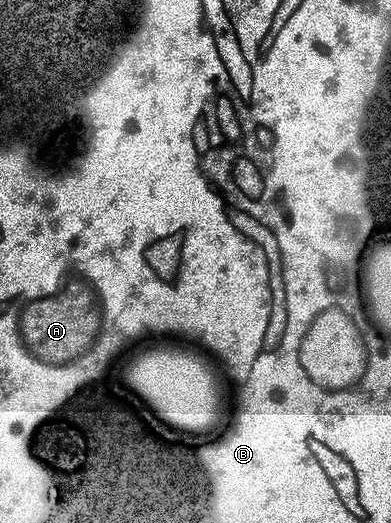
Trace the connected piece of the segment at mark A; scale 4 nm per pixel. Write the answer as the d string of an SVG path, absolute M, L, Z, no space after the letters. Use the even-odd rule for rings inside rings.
M64 266L64 274L60 274L60 282L48 290L48 294L36 294L36 298L16 298L20 306L16 306L16 342L20 342L20 350L32 358L32 362L40 362L40 366L76 366L76 362L84 362L96 346L100 346L100 338L104 338L104 326L108 326L108 310L104 310L104 294L100 294L100 286L80 270L80 266Z

